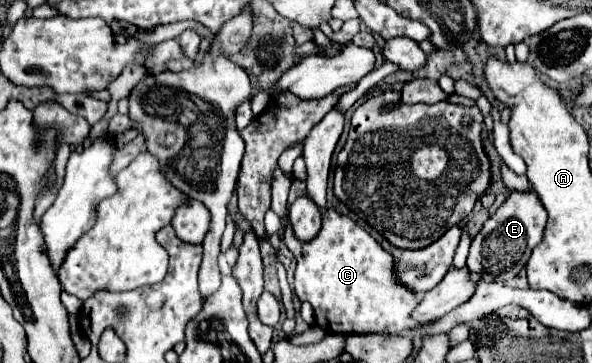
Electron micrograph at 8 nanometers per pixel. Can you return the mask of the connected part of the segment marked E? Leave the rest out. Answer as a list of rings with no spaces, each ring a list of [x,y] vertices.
[[[511,191],[505,203],[493,213],[493,217],[473,237],[471,251],[467,257],[469,271],[481,277],[493,275],[497,277],[497,281],[507,281],[515,277],[523,269],[533,247],[541,241],[545,223],[547,223],[547,211],[537,199],[535,191]]]

